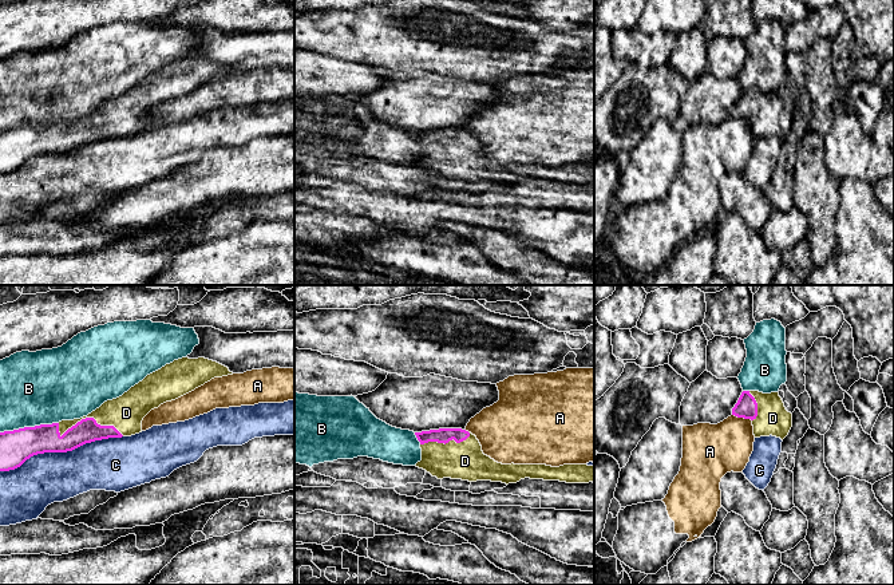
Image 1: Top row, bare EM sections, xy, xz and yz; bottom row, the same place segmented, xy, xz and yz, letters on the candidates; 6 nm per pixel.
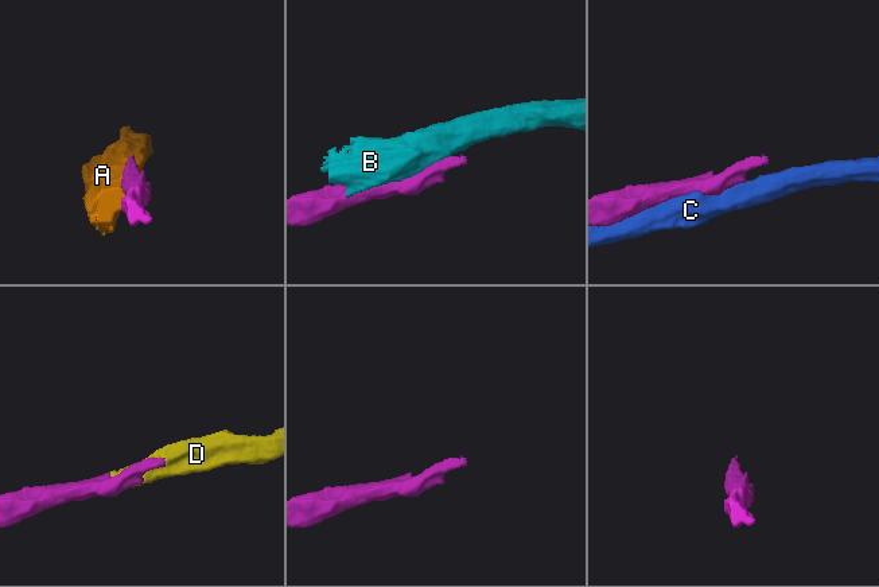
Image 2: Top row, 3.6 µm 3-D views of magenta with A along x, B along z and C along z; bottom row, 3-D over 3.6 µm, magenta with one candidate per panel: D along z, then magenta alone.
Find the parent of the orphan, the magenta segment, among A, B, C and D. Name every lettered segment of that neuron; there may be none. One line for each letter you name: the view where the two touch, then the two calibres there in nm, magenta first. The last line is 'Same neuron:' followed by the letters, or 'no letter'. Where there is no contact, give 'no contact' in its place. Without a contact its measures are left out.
D: meets magenta in xy; 150 nm thick on the magenta side, 220 nm on the other
Same neuron: D

